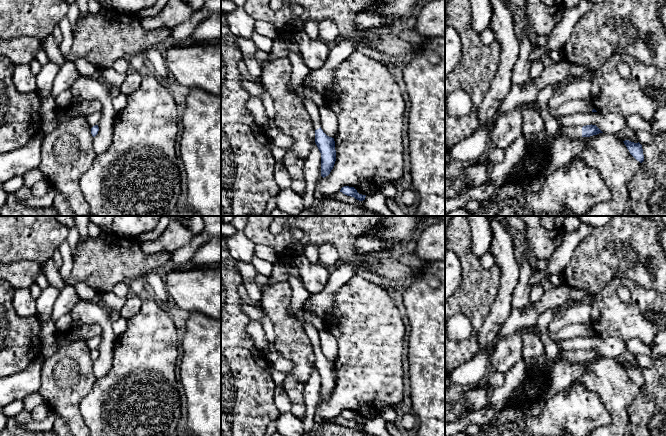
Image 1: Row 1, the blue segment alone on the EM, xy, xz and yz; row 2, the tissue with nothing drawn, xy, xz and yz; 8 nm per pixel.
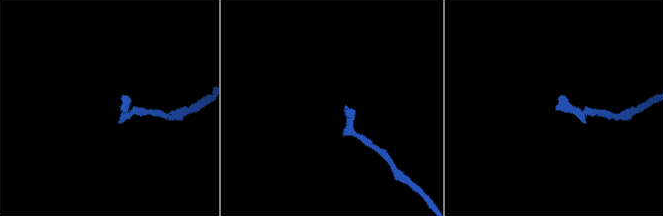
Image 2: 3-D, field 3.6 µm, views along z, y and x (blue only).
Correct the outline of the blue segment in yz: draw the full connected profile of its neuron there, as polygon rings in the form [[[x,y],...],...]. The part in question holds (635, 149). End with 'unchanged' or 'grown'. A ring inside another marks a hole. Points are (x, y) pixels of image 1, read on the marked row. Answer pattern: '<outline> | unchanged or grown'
[[[629,140],[623,141],[629,150],[630,154],[640,163],[644,161],[642,145],[638,143],[631,142]]] | unchanged

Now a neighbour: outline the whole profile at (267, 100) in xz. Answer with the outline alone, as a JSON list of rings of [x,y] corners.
[[[262,86],[262,88],[263,88],[263,92],[262,92],[262,95],[260,98],[263,102],[263,106],[265,108],[265,111],[266,111],[268,118],[270,120],[273,120],[274,116],[275,116],[275,108],[273,105],[273,99],[263,86]]]

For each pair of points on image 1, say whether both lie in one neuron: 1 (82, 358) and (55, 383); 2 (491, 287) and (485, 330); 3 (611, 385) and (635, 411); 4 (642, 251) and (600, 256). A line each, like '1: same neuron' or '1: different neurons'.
1: same neuron
2: different neurons
3: different neurons
4: same neuron

